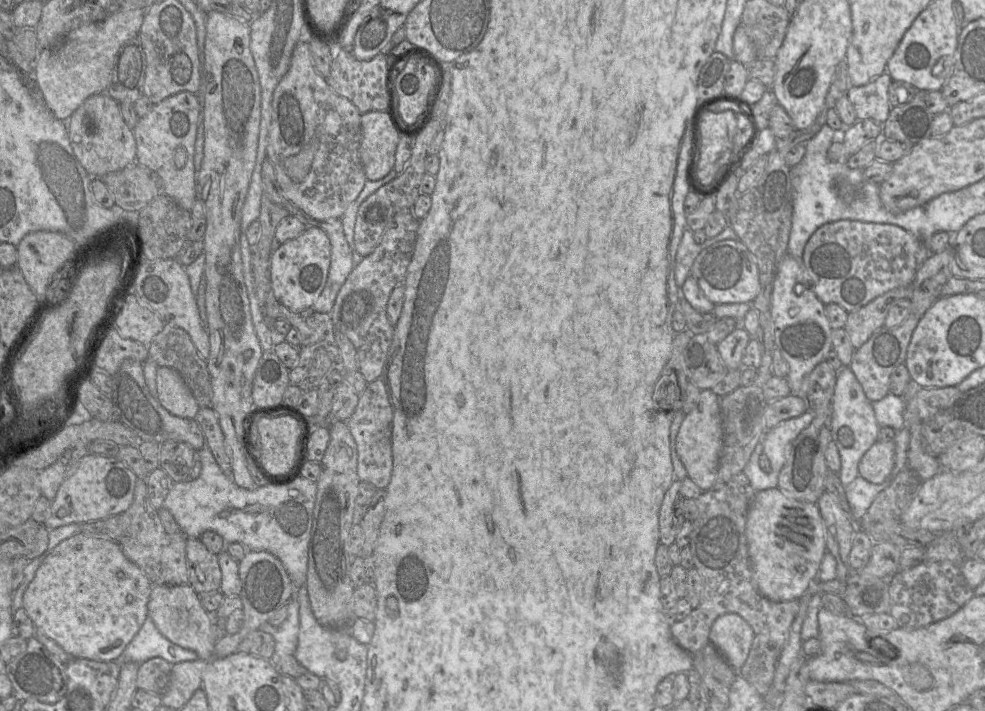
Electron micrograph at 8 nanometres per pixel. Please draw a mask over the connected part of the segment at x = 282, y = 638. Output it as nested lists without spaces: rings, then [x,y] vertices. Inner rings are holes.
[[[292,598],[288,602],[288,616],[279,626],[273,626],[268,622],[260,625],[258,630],[272,635],[275,640],[275,650],[271,662],[277,667],[282,658],[294,655],[299,635],[299,602]]]

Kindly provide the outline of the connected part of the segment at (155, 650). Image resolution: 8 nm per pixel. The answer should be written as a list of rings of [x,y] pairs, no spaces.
[[[148,616],[140,630],[114,662],[121,666],[128,662],[143,663],[153,657],[163,658],[170,664],[194,661],[199,658],[195,651],[183,648],[163,636]]]

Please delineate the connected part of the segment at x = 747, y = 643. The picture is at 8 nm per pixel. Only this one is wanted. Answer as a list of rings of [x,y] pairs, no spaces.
[[[735,613],[718,617],[709,634],[710,643],[725,656],[736,671],[744,665],[754,637],[751,626]]]

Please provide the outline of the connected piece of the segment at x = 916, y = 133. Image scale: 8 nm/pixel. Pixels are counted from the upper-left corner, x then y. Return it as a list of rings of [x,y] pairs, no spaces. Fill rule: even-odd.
[[[918,90],[910,102],[891,109],[883,124],[884,138],[909,143],[918,143],[923,139],[931,138],[934,115],[926,104],[927,92]]]

